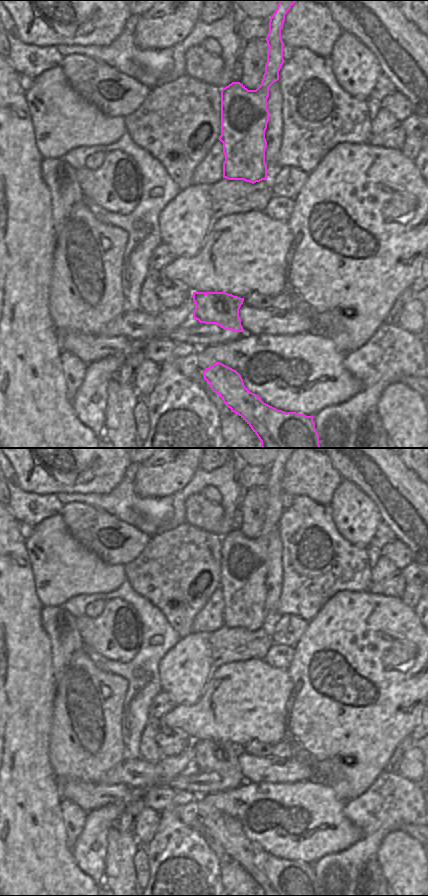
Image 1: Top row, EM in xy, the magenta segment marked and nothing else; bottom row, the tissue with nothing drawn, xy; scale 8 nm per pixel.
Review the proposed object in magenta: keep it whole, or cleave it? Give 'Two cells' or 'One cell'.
Two cells

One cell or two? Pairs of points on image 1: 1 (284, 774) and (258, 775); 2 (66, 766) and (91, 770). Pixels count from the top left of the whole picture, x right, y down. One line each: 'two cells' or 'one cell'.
1: one cell
2: one cell

